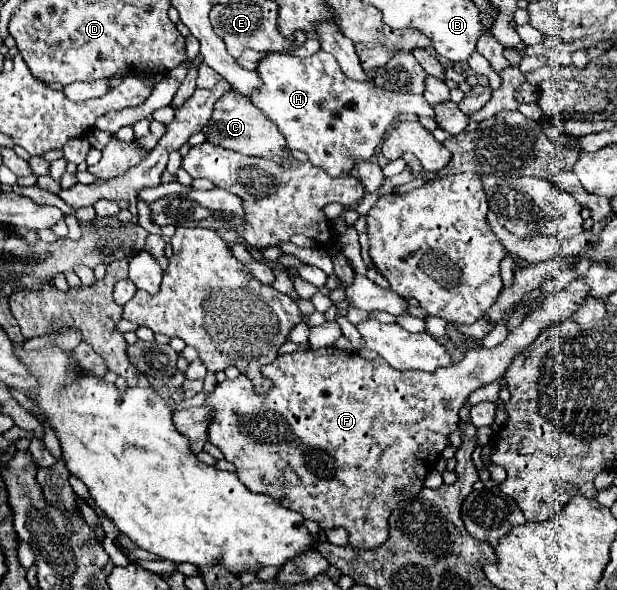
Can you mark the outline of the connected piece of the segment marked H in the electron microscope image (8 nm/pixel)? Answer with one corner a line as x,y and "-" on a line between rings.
319,51
311,57
297,57
291,53
265,53
257,63
257,75
261,85
253,89
251,97
247,97
269,121
277,125
281,135
287,141
289,149
299,149
309,155
309,161
333,177
339,173
347,173
353,169
357,159
369,159
377,145
383,141
385,131
391,127
393,119
399,113
413,113
413,115
427,115
433,117
431,105
421,95
413,93
393,93
379,85
371,85
369,81
355,81
349,79
341,69
335,57
325,51

